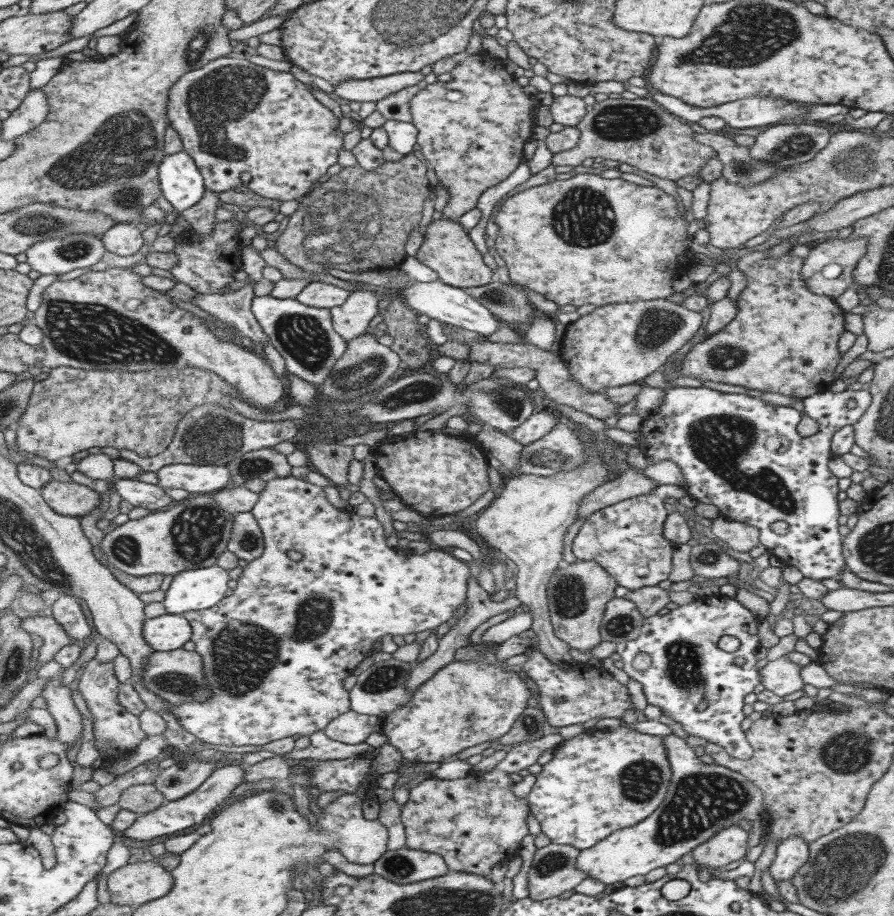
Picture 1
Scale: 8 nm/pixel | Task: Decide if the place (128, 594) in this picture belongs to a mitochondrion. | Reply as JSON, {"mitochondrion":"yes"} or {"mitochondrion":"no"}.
{"mitochondrion":"no"}

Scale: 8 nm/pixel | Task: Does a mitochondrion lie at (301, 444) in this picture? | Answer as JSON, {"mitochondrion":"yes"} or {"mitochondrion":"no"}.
{"mitochondrion":"no"}

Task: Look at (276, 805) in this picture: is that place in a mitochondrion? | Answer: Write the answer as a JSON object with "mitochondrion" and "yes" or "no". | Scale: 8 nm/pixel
{"mitochondrion":"yes"}

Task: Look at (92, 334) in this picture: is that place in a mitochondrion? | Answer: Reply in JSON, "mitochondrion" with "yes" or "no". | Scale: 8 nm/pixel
{"mitochondrion":"yes"}

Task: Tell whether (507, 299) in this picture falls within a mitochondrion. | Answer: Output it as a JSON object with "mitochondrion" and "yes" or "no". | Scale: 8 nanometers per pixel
{"mitochondrion":"yes"}

